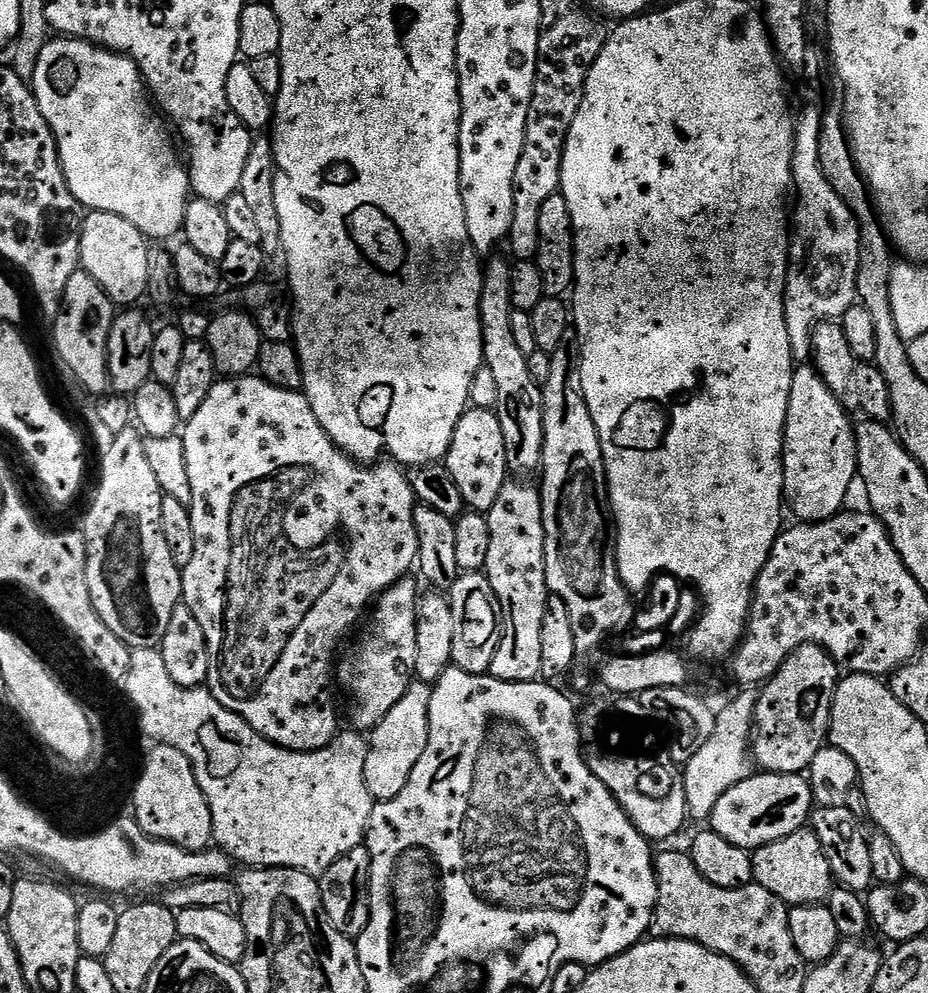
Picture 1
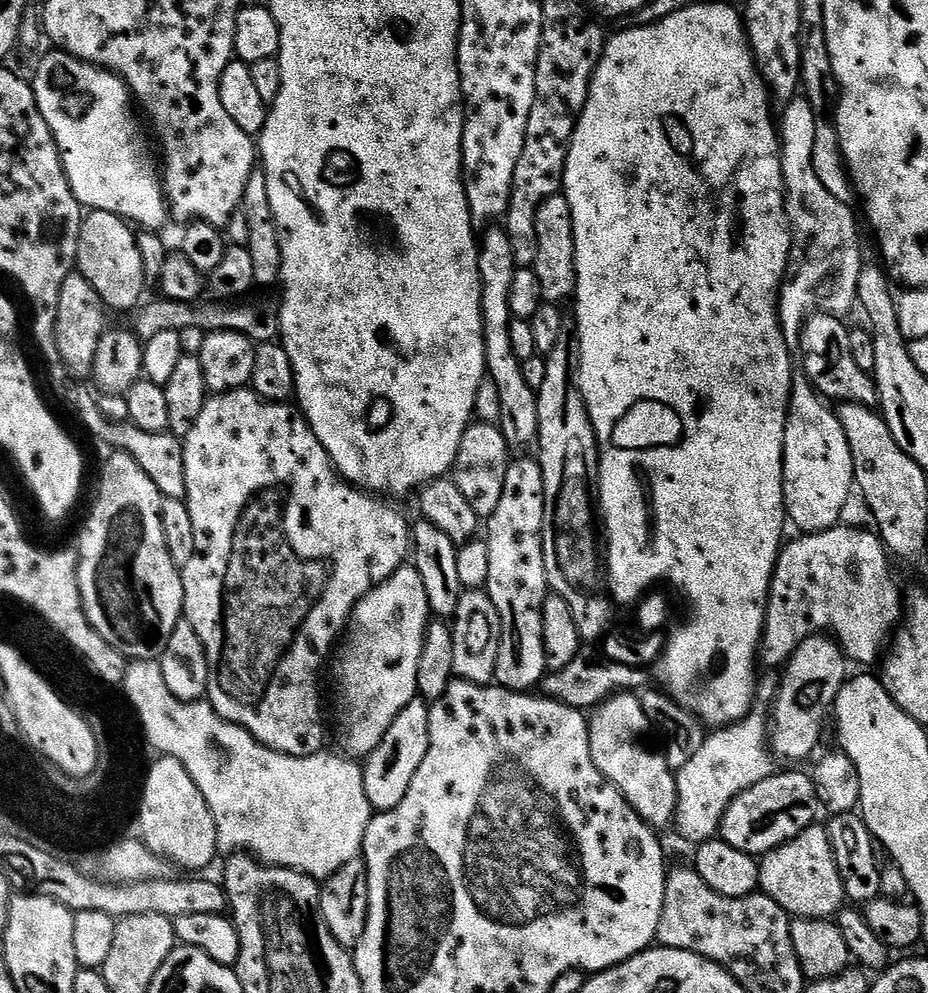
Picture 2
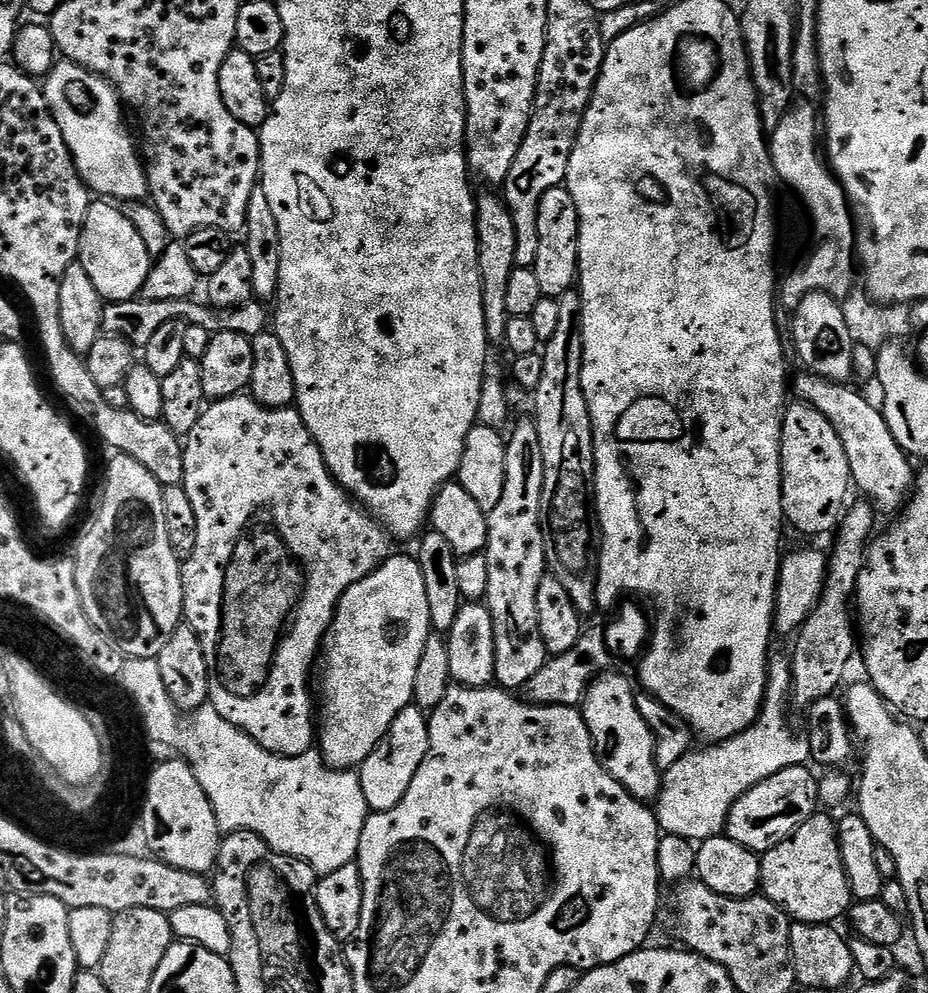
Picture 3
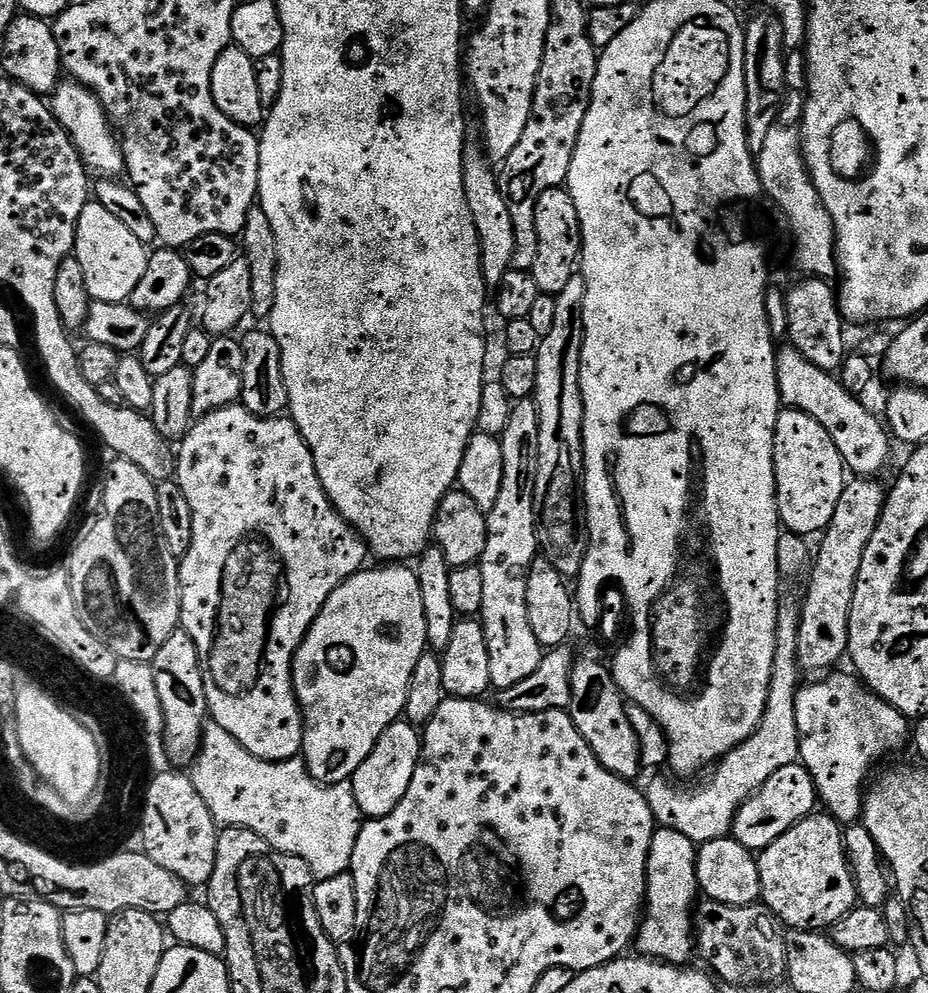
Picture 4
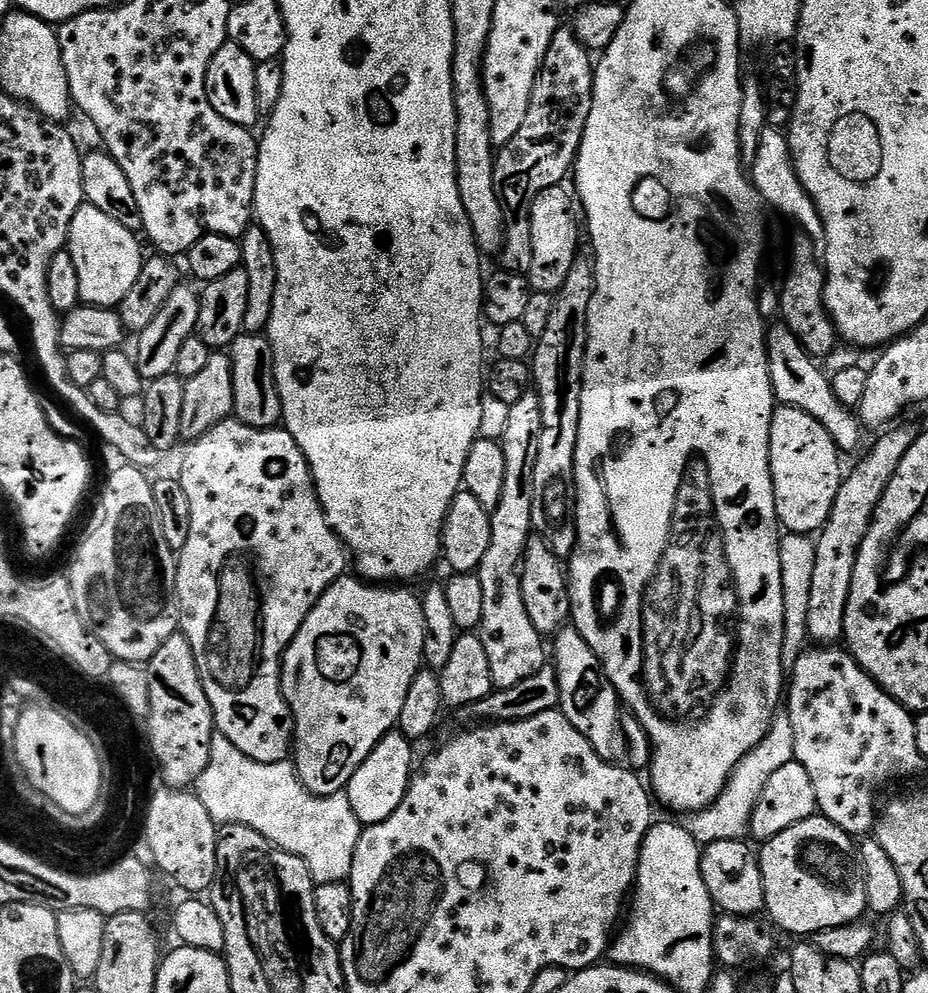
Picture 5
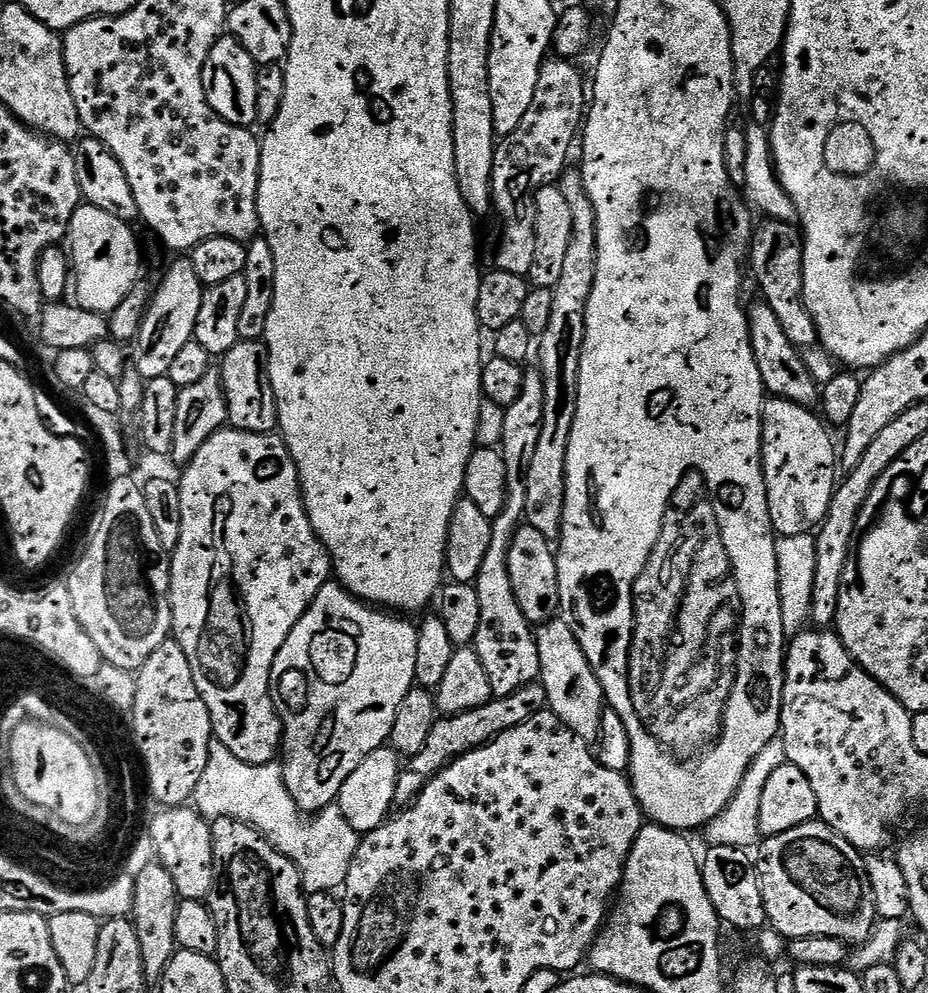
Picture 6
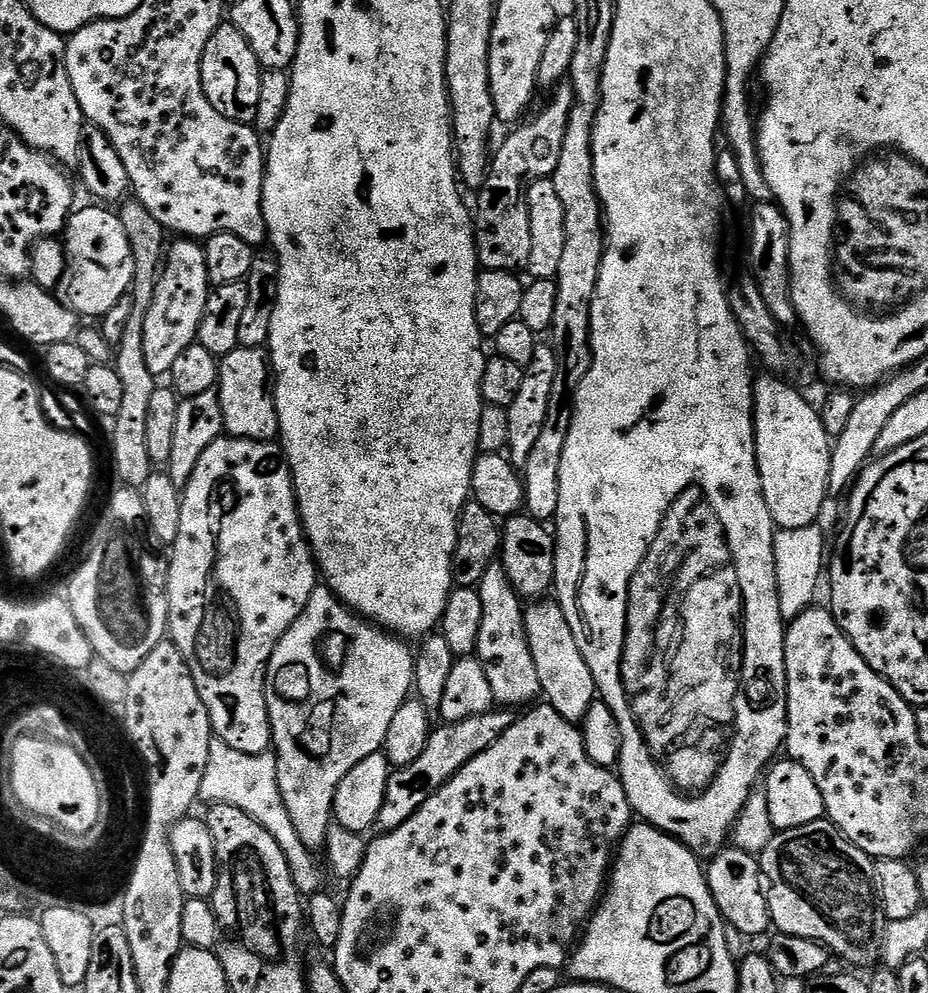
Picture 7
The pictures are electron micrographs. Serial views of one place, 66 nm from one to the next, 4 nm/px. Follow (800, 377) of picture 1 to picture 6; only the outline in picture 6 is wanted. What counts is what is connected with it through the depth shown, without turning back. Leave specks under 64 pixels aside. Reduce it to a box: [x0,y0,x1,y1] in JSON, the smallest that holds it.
[760,400,838,537]

